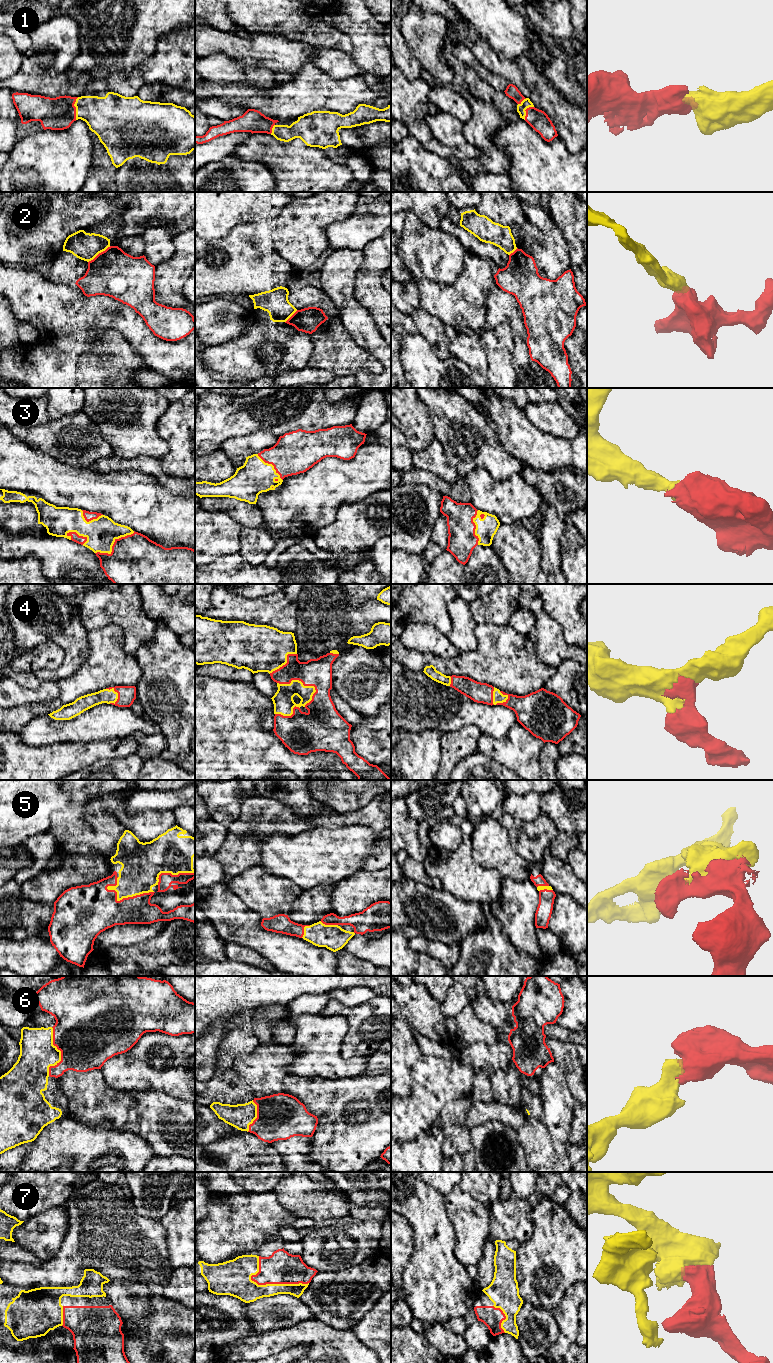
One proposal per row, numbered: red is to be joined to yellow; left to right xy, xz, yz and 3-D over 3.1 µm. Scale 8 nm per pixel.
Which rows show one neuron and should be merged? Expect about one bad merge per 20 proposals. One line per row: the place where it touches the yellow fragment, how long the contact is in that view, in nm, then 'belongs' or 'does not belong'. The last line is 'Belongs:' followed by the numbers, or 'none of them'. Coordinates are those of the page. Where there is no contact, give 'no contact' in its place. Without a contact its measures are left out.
1: contact xy (76, 108); length 190 nm; belongs
2: contact xy (99, 252); length 220 nm; does not belong
3: contact xy (113, 543); length 360 nm; belongs
4: contact xz (298, 680); length 320 nm; belongs
5: contact xy (127, 897); length 380 nm; belongs
6: contact xy (60, 1053); length 400 nm; belongs
7: contact xz (278, 1284); length 480 nm; belongs
Belongs: 1, 3, 4, 5, 6, 7

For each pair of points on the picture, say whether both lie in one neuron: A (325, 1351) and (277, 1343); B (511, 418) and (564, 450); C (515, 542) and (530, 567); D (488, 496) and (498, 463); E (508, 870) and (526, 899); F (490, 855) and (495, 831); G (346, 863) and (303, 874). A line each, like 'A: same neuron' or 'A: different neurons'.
A: same neuron
B: same neuron
C: same neuron
D: different neurons
E: different neurons
F: same neuron
G: same neuron

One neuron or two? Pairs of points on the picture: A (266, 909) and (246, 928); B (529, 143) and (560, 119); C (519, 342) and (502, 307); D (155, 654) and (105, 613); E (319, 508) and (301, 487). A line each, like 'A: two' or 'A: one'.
A: two
B: two
C: one
D: two
E: one

